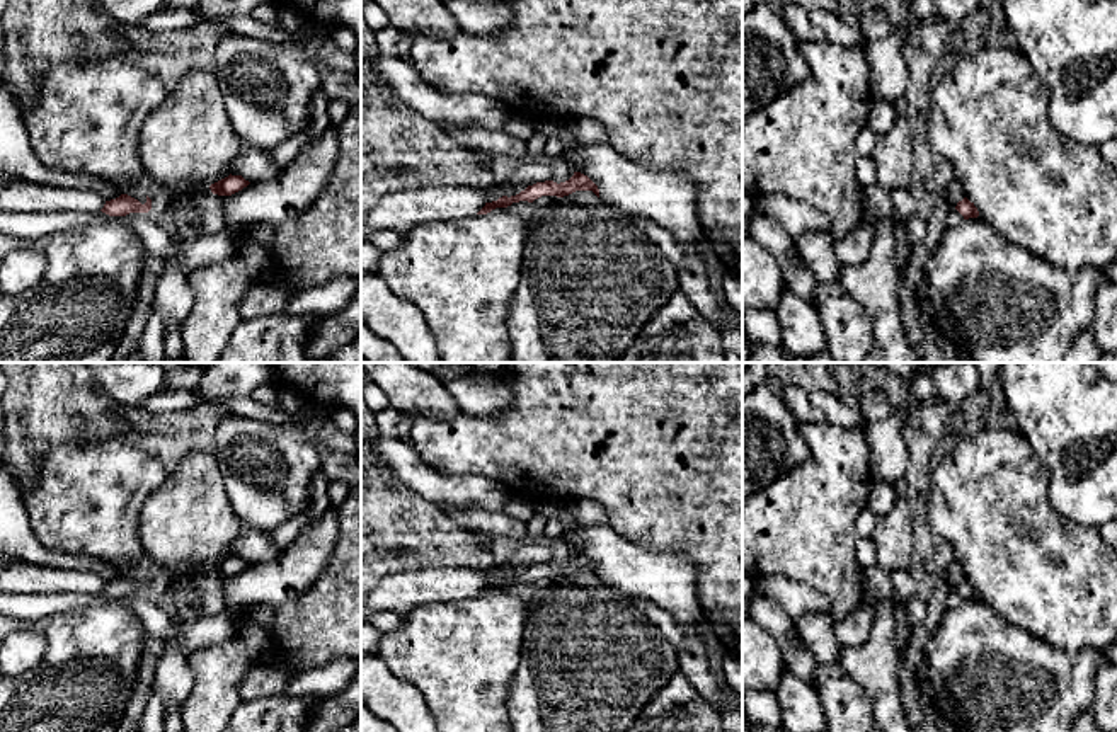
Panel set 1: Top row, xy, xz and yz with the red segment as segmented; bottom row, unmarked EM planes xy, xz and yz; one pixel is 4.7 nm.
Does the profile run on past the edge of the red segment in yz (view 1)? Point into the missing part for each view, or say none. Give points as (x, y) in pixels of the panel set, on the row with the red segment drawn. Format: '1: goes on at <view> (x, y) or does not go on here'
1: does not go on here

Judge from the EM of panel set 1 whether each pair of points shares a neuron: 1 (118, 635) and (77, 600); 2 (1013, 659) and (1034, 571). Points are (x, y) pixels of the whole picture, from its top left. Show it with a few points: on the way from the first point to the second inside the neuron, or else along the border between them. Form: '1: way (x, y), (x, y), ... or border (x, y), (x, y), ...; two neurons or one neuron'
1: border (126, 606), (116, 603), (87, 605), (48, 617); two neurons
2: border (988, 605), (1012, 623), (1056, 647); two neurons

